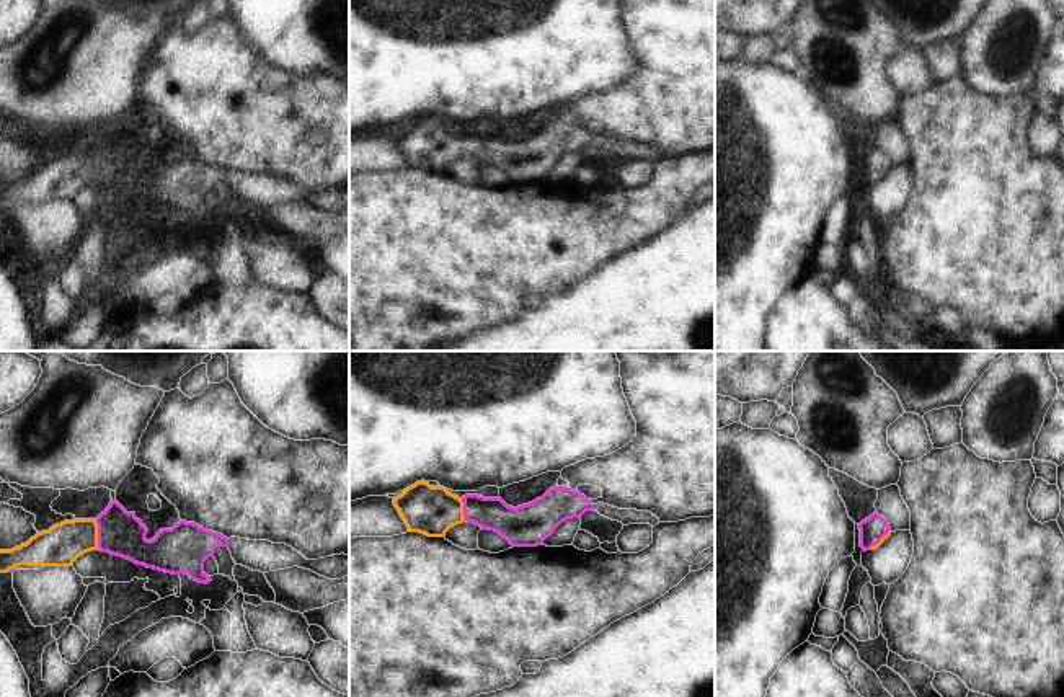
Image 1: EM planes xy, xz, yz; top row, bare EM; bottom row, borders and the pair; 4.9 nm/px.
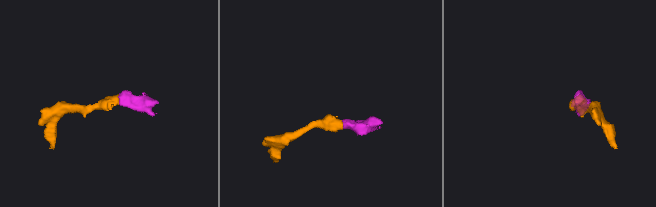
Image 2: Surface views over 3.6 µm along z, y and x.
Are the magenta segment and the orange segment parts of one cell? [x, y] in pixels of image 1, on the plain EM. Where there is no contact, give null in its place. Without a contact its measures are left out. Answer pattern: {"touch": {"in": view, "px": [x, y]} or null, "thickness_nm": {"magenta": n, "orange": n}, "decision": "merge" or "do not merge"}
{"touch": {"in": "xy", "px": [98, 168]}, "thickness_nm": {"magenta": 220, "orange": 200}, "decision": "merge"}

